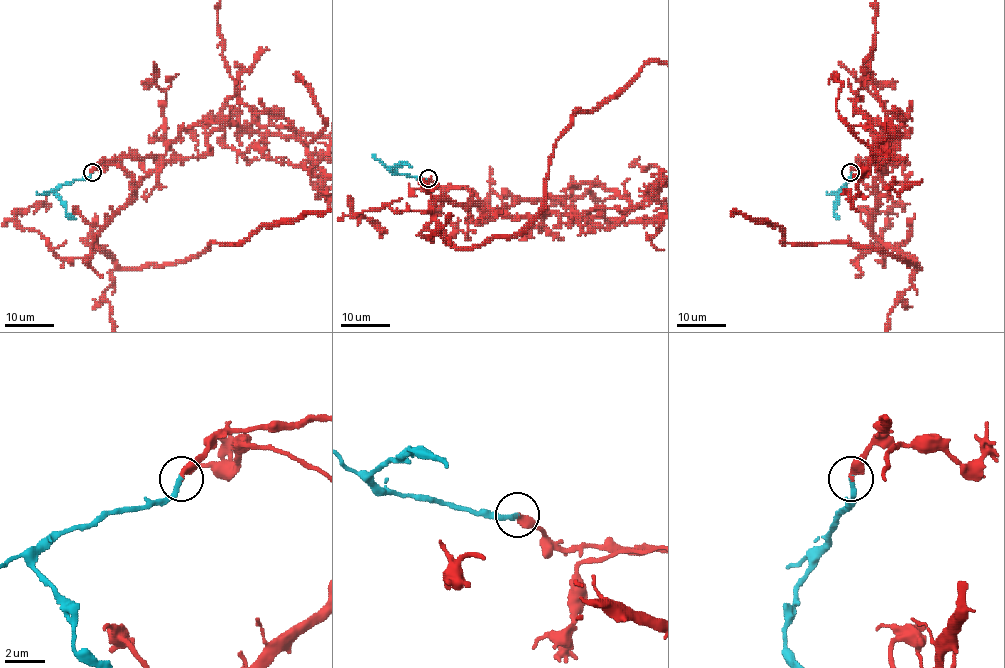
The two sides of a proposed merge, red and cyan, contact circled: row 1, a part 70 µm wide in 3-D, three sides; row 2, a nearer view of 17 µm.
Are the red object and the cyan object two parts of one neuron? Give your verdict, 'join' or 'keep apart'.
join

